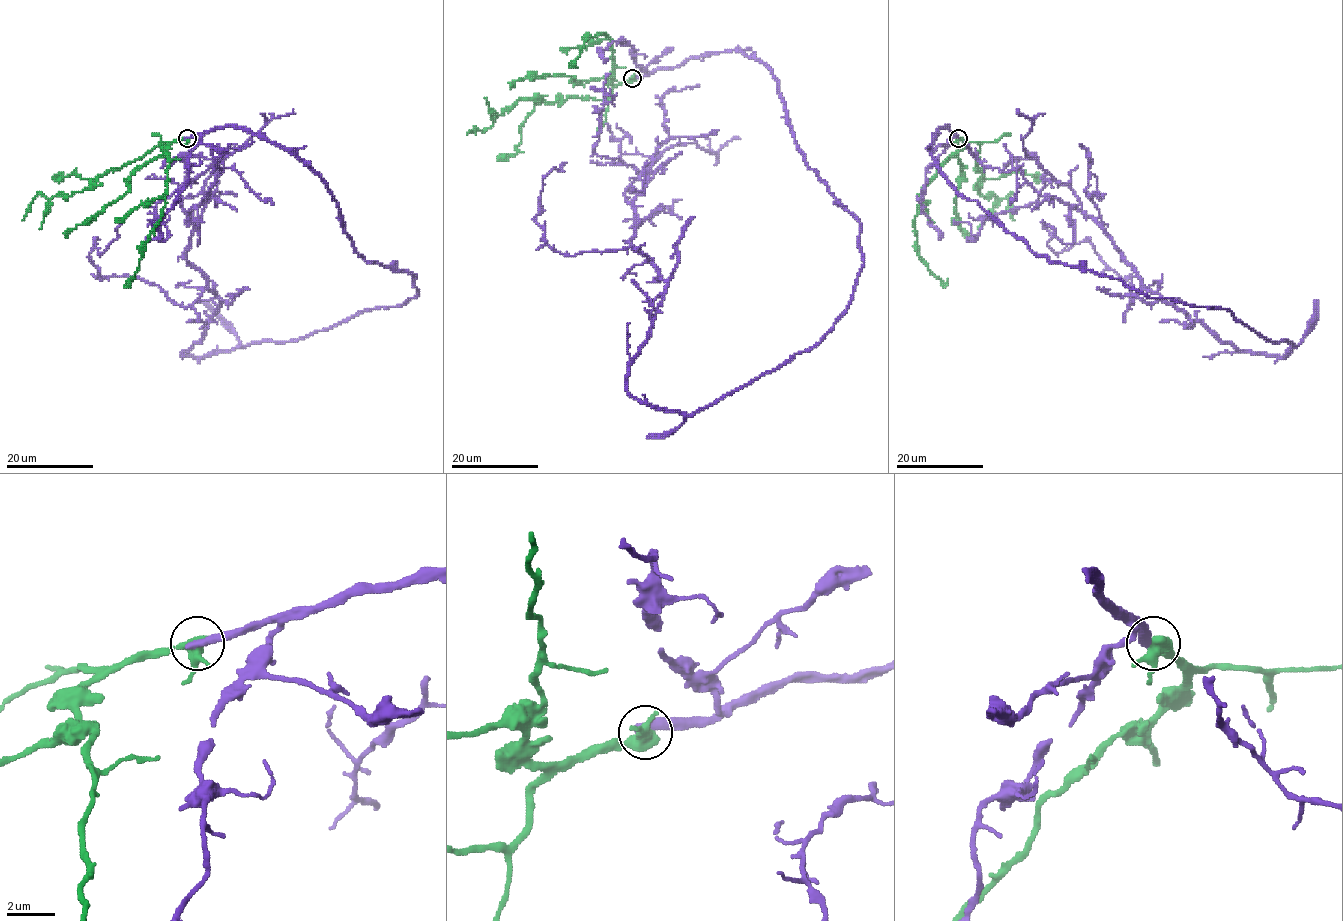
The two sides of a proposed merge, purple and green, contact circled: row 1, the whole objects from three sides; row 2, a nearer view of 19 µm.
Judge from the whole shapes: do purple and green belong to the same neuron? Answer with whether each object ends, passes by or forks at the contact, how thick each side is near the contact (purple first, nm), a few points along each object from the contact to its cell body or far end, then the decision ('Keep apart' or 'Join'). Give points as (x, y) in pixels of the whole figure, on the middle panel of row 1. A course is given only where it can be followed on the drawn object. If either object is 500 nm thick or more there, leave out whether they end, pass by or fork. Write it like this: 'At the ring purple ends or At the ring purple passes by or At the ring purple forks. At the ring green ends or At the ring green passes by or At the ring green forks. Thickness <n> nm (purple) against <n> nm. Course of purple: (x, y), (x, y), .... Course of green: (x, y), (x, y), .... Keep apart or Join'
At the ring purple ends. At the ring green forks. Thickness 400 nm (purple) against 420 nm. Course of purple: (632, 78), (755, 57), (860, 225), (834, 327), (690, 415), (628, 392), (666, 282), (593, 151), (610, 73). Course of green: (632, 78), (618, 83), (609, 97), (603, 99), (568, 97), (552, 102), (518, 99), (483, 131), (467, 134). Keep apart

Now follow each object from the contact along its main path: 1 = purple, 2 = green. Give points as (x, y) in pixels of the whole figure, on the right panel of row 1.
1: (958, 138), (936, 134), (937, 167), (1039, 256), (1295, 346), (1221, 342), (1053, 179), (976, 240), (953, 222)
2: (958, 138), (979, 144), (977, 165), (982, 170), (979, 192), (1000, 199), (1011, 193), (1009, 211), (1014, 220)

